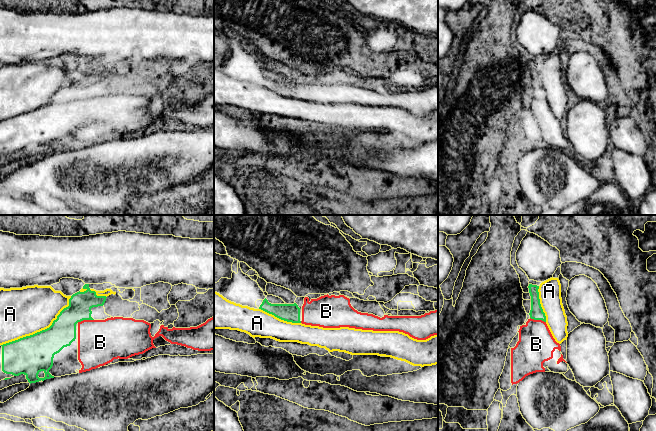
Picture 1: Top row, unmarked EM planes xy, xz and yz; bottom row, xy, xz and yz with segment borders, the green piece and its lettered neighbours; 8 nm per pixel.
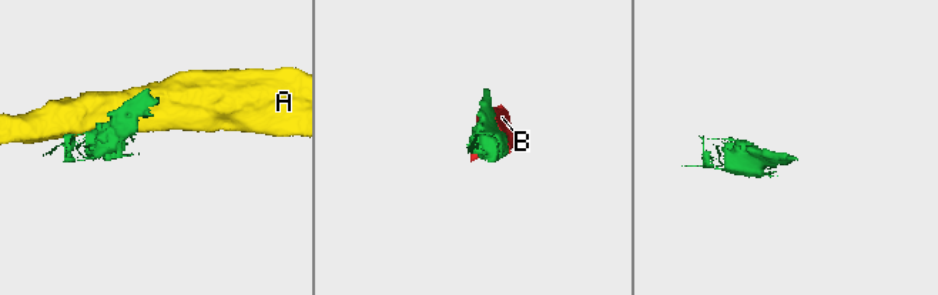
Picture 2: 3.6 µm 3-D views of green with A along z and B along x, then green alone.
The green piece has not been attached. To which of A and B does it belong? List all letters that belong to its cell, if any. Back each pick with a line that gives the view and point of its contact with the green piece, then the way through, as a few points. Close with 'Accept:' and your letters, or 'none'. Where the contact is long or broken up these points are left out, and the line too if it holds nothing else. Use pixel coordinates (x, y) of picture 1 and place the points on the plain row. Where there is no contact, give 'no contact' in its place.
B: meets green in xy at (85, 95); runs through xy (62, 108), (75, 95), (85, 95), (88, 105), (100, 118)
Accept: B

